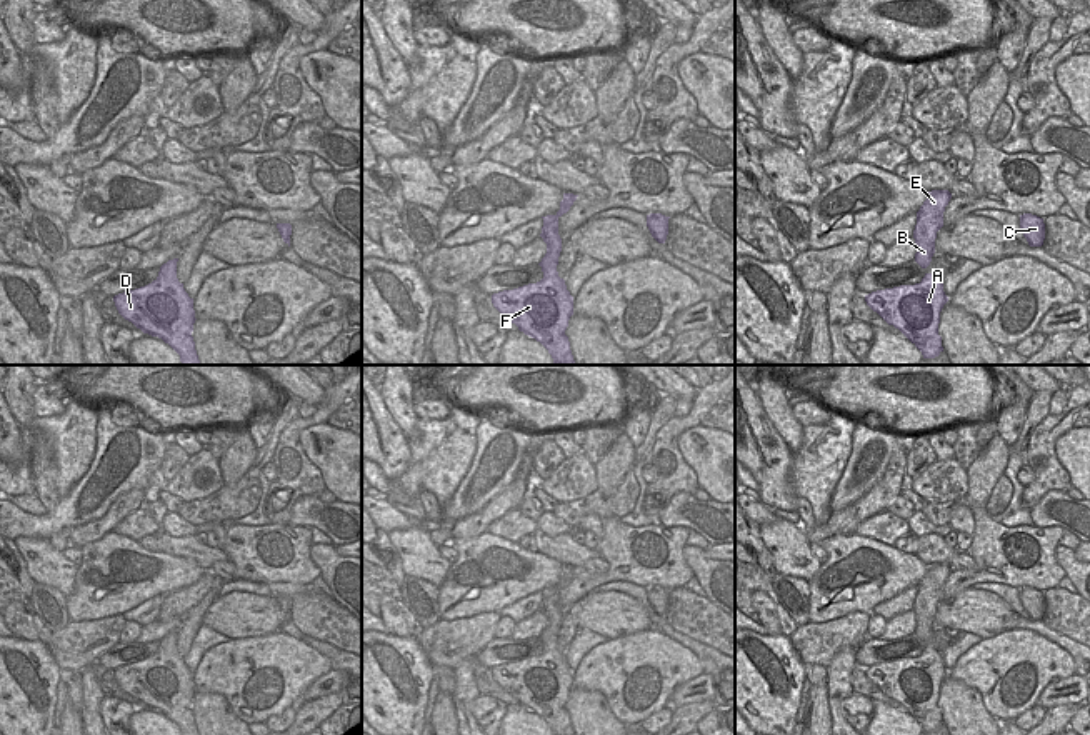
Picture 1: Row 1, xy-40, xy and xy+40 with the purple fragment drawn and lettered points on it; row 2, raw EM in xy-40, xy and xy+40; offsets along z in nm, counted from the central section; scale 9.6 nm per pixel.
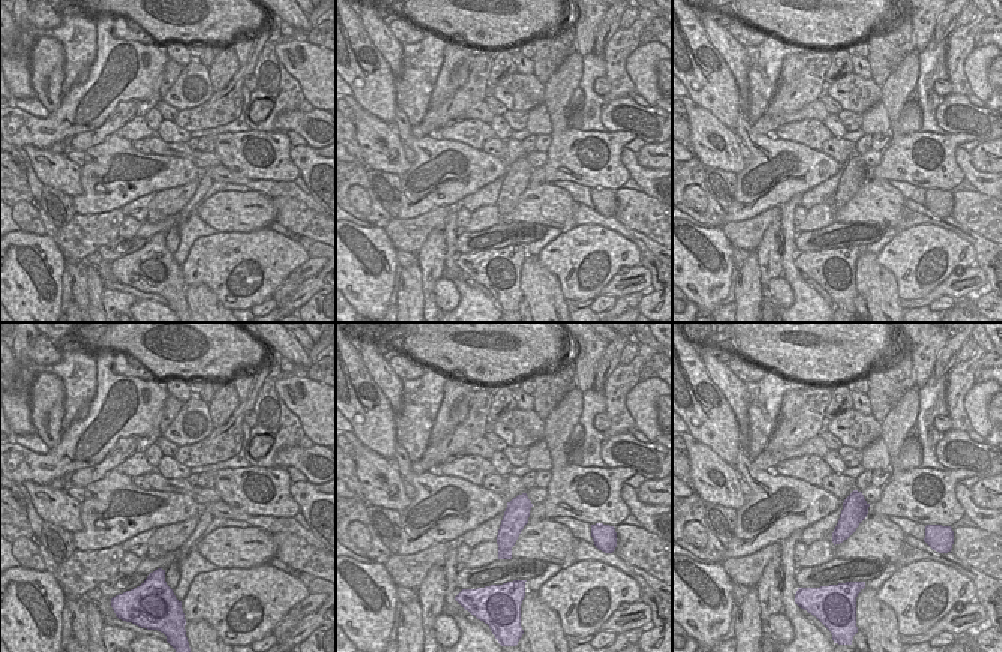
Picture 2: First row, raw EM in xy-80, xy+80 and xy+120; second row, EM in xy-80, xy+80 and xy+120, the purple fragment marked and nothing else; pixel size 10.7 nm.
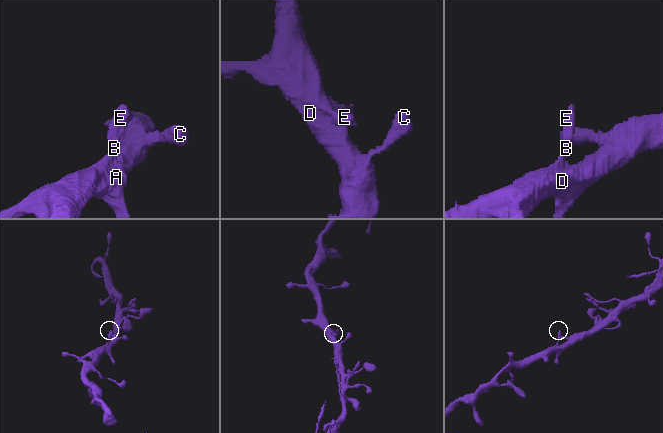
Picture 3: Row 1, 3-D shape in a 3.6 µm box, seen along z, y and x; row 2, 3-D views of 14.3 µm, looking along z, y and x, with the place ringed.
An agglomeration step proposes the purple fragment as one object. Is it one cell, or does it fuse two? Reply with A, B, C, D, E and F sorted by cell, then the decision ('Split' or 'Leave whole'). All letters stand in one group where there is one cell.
Groups: A B C D E F. Leave whole

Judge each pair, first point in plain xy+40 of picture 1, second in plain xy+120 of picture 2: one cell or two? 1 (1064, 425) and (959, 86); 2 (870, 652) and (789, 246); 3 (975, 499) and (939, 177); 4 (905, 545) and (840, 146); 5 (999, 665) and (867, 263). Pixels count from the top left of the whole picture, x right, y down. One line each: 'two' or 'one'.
1: one
2: two
3: one
4: one
5: two

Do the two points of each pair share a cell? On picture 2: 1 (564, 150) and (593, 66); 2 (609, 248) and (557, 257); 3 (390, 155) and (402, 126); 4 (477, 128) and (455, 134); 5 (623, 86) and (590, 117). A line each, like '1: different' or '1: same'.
1: different
2: same
3: different
4: same
5: different

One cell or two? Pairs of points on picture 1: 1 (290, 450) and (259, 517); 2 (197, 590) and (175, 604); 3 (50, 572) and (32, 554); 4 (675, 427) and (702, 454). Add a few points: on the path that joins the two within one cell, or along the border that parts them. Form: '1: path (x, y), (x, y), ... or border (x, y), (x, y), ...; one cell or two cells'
1: border (264, 504), (264, 514), (270, 524); two cells
2: path (192, 595), (180, 602); one cell
3: path (45, 567), (37, 559); one cell
4: border (699, 424), (677, 440), (682, 459), (694, 470); two cells

